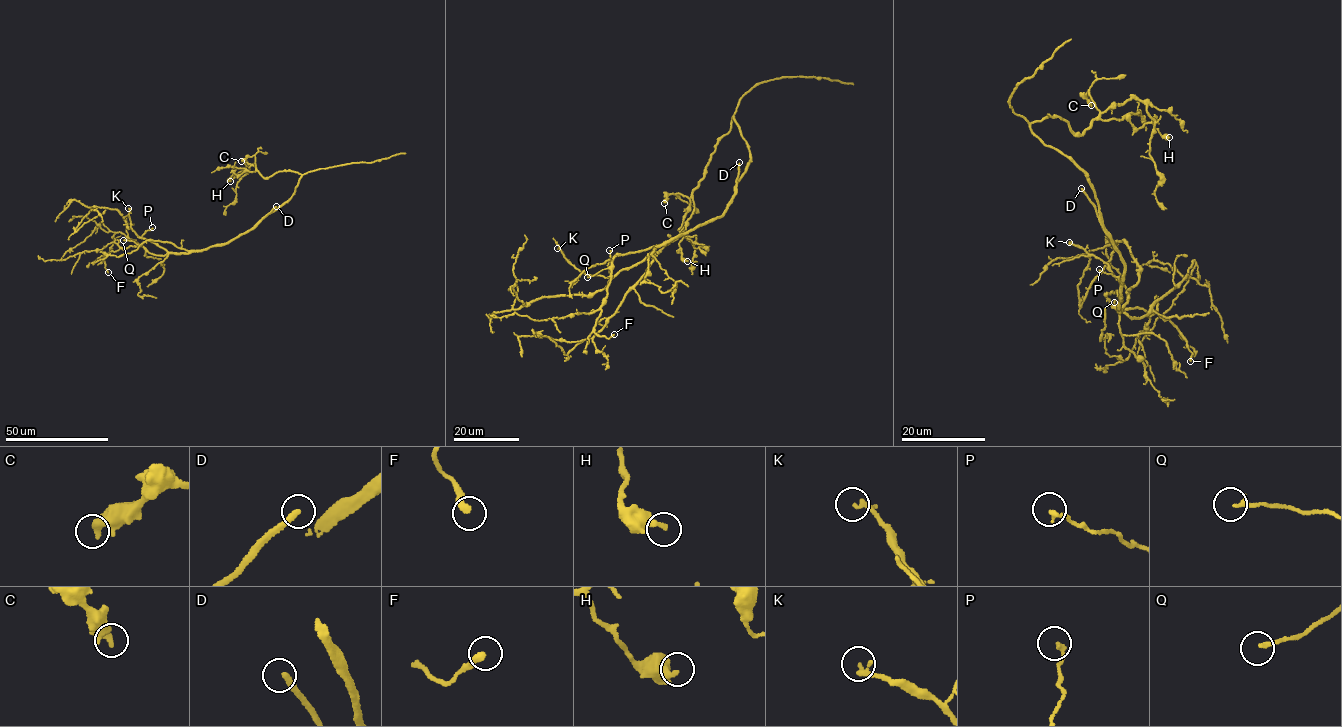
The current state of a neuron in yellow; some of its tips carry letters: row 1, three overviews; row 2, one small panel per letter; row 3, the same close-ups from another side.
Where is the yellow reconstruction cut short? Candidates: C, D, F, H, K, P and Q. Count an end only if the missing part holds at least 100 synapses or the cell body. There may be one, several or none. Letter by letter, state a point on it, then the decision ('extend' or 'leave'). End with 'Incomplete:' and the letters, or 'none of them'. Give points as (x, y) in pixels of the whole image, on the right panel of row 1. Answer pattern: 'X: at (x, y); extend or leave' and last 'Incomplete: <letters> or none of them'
C: at (1091, 105); leave
D: at (1081, 188); extend
F: at (1190, 361); leave
H: at (1169, 137); leave
K: at (1069, 242); leave
P: at (1099, 269); leave
Q: at (1114, 302); leave
Incomplete: D

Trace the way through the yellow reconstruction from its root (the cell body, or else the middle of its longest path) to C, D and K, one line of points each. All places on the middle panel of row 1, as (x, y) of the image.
C: (729, 202), (750, 154), (733, 117), (730, 129), (711, 155), (704, 177), (690, 197), (669, 194), (664, 203)
D: (729, 202), (735, 192), (739, 162)
K: (729, 202), (722, 215), (663, 242), (640, 262), (609, 278), (582, 273), (557, 248)

